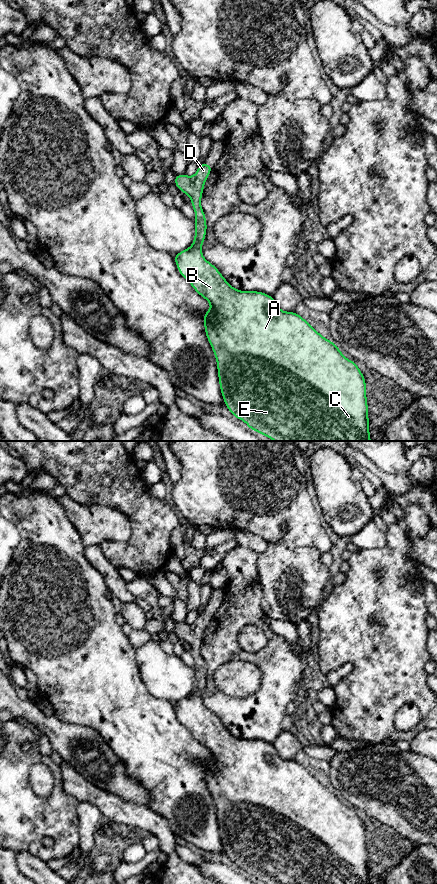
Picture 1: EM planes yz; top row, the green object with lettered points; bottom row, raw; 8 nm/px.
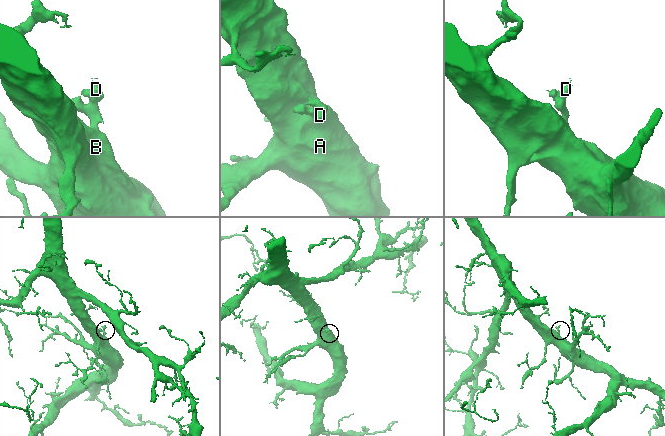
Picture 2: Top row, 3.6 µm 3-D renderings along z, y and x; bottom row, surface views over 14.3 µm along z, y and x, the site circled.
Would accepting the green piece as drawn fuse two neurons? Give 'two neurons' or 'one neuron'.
one neuron

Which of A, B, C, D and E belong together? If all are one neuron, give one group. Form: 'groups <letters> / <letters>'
groups A B C D E

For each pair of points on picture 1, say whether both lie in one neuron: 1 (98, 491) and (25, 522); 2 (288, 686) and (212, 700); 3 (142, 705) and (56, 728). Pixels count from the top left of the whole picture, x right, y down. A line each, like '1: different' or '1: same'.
1: different
2: same
3: different

